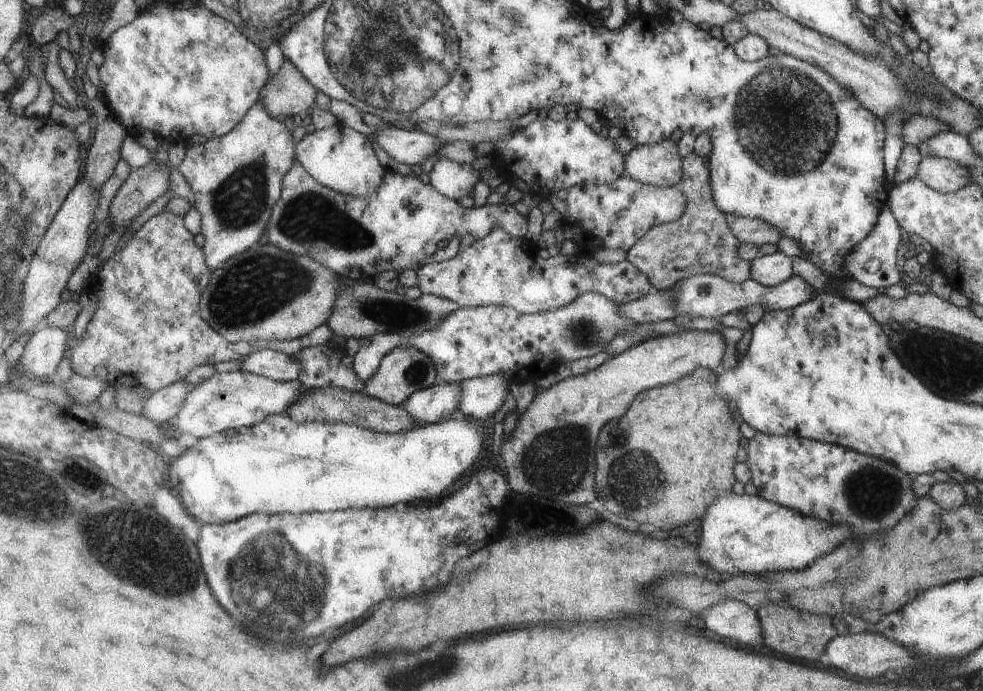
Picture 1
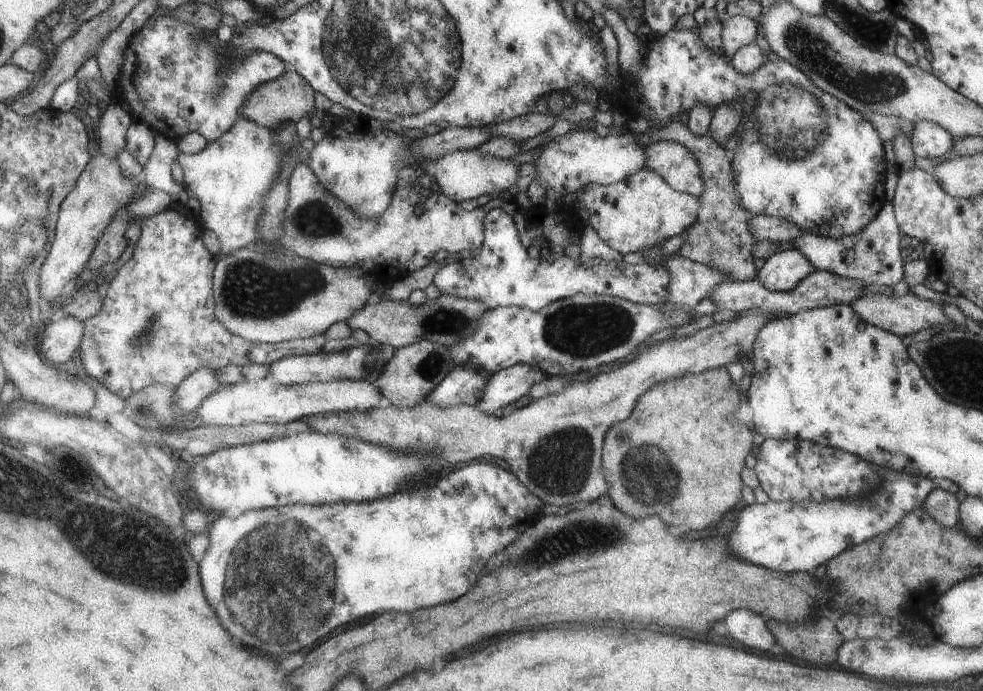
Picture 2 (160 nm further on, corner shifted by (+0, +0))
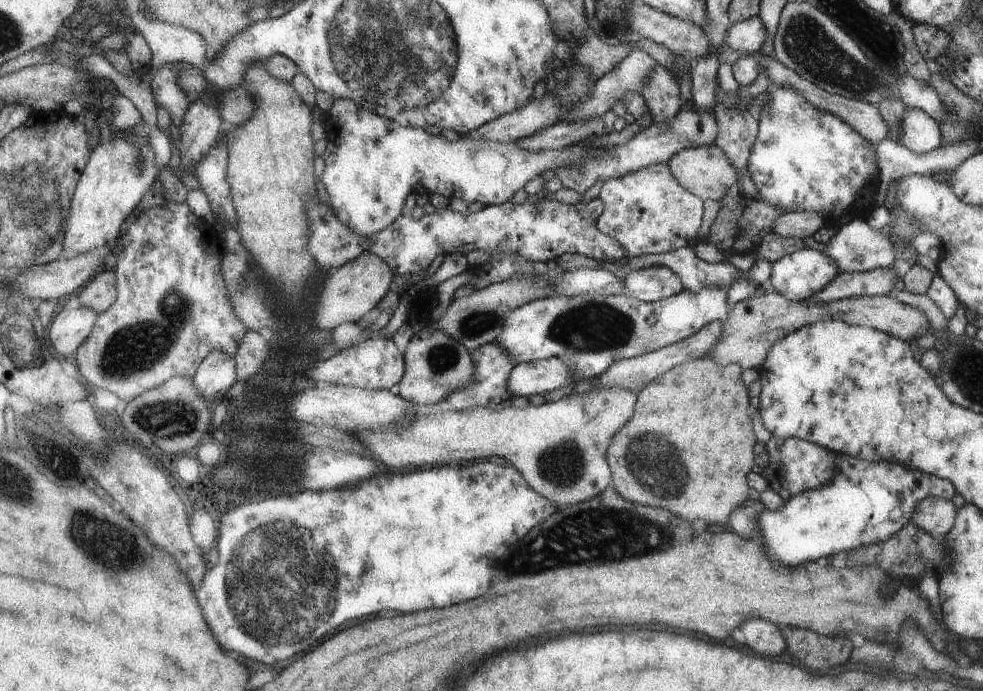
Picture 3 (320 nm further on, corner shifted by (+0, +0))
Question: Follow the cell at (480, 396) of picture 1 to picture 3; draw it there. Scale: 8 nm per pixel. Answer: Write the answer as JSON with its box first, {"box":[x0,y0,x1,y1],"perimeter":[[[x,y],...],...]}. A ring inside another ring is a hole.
{"box":[507,357,576,396],"perimeter":[[[559,357],[517,363],[507,379],[508,393],[514,396],[545,394],[576,382],[570,368]]]}

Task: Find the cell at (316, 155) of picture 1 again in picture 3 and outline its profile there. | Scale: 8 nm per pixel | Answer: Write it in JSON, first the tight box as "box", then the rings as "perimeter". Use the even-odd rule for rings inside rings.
{"box":[319,99,589,237],"perimeter":[[[332,99],[333,101],[333,110],[343,110],[335,116],[331,116],[327,122],[323,122],[324,126],[327,126],[325,134],[329,138],[327,146],[323,151],[322,159],[324,162],[324,170],[319,178],[320,181],[324,184],[325,190],[329,196],[329,205],[332,210],[336,213],[336,217],[349,229],[353,232],[356,232],[359,236],[368,237],[375,235],[376,232],[383,231],[385,227],[389,227],[397,218],[401,212],[401,206],[403,206],[403,200],[407,198],[407,194],[411,194],[415,190],[415,186],[419,184],[419,188],[427,190],[428,192],[435,192],[435,194],[441,194],[446,199],[450,198],[463,198],[464,201],[468,204],[470,202],[480,202],[482,205],[498,205],[499,203],[504,203],[512,198],[513,194],[517,192],[520,188],[523,188],[523,185],[528,180],[531,180],[537,174],[545,172],[545,170],[557,170],[559,167],[567,167],[568,165],[573,165],[574,163],[579,163],[580,159],[583,159],[583,154],[586,151],[589,151],[589,146],[580,146],[579,144],[569,145],[568,147],[563,147],[562,149],[555,150],[544,150],[544,151],[528,151],[528,150],[519,150],[517,146],[513,146],[511,143],[500,143],[500,142],[487,142],[486,140],[459,140],[451,142],[449,140],[443,140],[441,135],[431,136],[427,134],[425,130],[419,130],[419,128],[411,127],[402,127],[397,124],[396,121],[387,120],[384,117],[378,116],[363,108],[359,108],[357,104],[353,104],[351,100],[343,99]]]}

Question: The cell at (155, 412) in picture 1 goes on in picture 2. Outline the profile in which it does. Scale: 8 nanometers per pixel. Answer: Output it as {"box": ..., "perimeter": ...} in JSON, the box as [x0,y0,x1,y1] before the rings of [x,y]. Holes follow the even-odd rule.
{"box":[173,368,219,414],"perimeter":[[[201,368],[177,387],[177,392],[173,394],[173,406],[185,414],[194,412],[219,386],[213,370]]]}

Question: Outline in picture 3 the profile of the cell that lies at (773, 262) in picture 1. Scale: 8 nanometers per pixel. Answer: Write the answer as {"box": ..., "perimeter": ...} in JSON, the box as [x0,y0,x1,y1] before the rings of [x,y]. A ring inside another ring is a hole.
{"box":[770,247,839,301],"perimeter":[[[803,247],[791,254],[779,257],[771,263],[770,281],[776,293],[789,301],[802,301],[821,291],[839,274],[836,262],[821,251]]]}

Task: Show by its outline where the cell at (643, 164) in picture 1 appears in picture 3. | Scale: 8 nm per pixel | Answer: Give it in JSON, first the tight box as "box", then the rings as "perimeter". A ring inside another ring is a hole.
{"box":[665,144,738,201],"perimeter":[[[713,144],[681,148],[681,151],[676,152],[665,164],[668,165],[677,182],[686,191],[700,197],[701,200],[710,198],[719,201],[729,194],[730,190],[735,190],[738,187],[737,168],[729,160],[729,156],[726,156],[725,152]]]}

